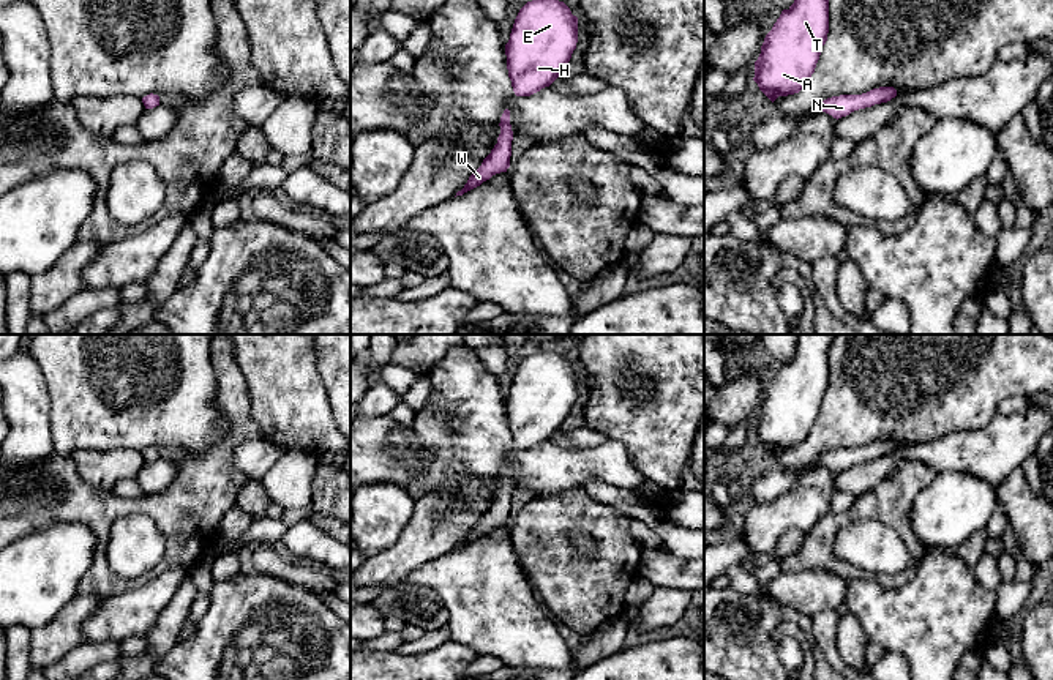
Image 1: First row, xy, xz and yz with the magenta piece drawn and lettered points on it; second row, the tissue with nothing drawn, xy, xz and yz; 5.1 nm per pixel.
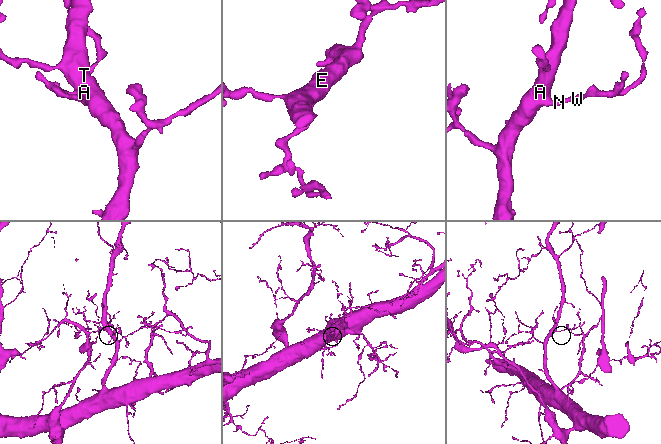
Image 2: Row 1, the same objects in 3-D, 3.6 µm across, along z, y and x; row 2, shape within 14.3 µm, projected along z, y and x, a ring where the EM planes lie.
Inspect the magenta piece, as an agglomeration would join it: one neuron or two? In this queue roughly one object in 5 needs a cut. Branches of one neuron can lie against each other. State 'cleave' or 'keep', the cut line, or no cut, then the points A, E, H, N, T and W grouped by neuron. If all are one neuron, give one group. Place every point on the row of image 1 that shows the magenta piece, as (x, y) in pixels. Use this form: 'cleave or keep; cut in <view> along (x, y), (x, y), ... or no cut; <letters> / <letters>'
keep; no cut; A E H N T W

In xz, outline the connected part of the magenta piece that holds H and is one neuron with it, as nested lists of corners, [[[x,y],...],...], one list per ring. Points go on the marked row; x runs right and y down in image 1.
[[[532,0],[518,13],[505,44],[507,69],[516,96],[549,87],[578,43],[578,17],[559,0]]]

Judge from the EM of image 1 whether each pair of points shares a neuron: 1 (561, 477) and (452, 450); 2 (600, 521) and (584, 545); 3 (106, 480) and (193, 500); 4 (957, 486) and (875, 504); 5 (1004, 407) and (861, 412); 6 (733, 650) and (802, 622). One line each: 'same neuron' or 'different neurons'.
1: same neuron
2: different neurons
3: different neurons
4: different neurons
5: different neurons
6: same neuron

